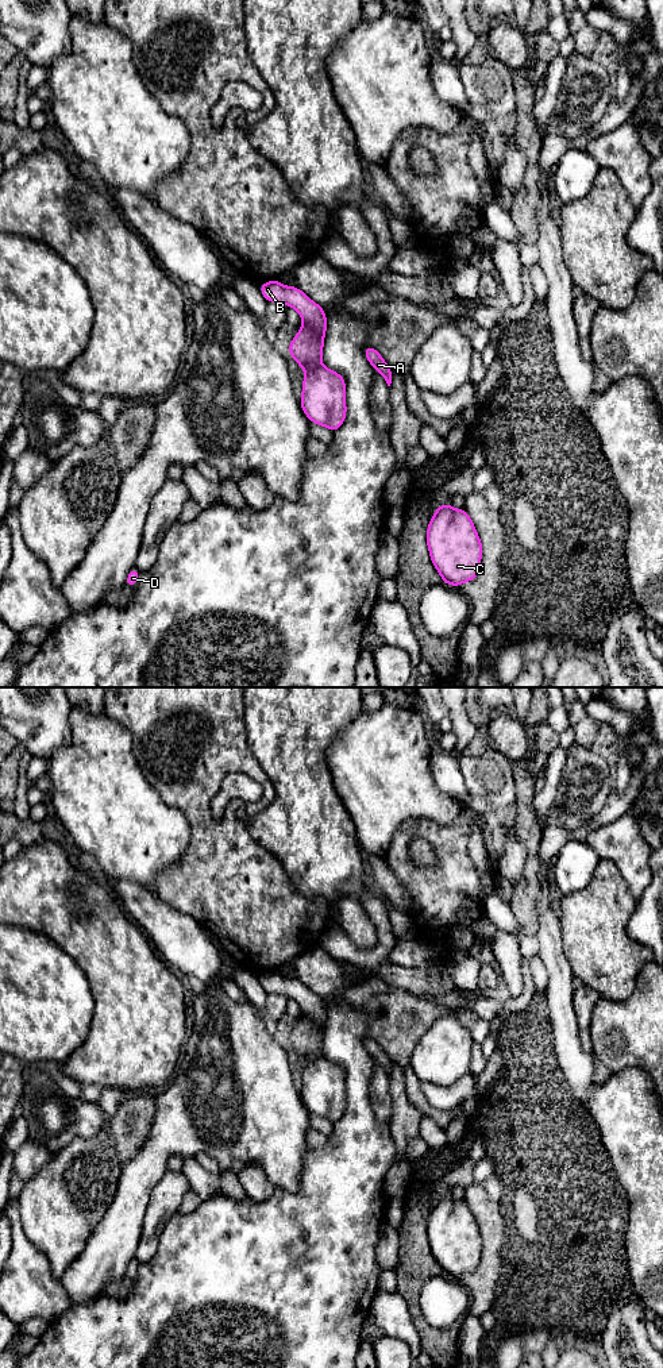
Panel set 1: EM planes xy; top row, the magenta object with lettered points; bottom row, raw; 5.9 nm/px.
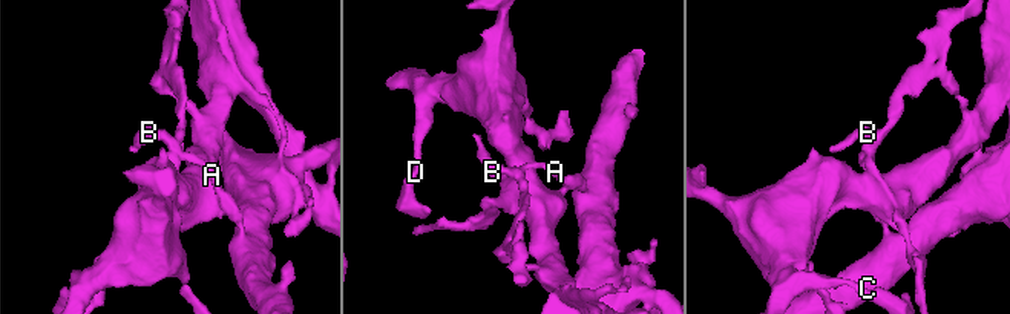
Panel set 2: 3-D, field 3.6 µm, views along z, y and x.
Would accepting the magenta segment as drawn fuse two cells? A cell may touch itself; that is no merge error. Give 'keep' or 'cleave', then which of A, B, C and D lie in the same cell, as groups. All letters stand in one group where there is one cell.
cleave; A B C / D

